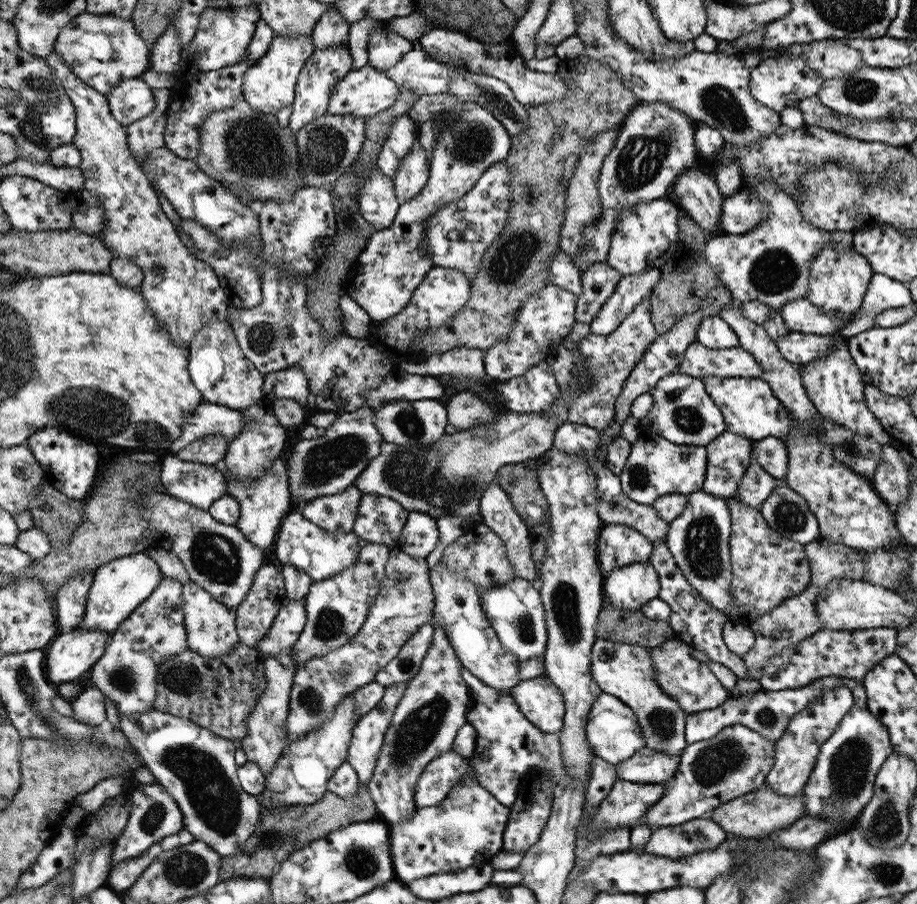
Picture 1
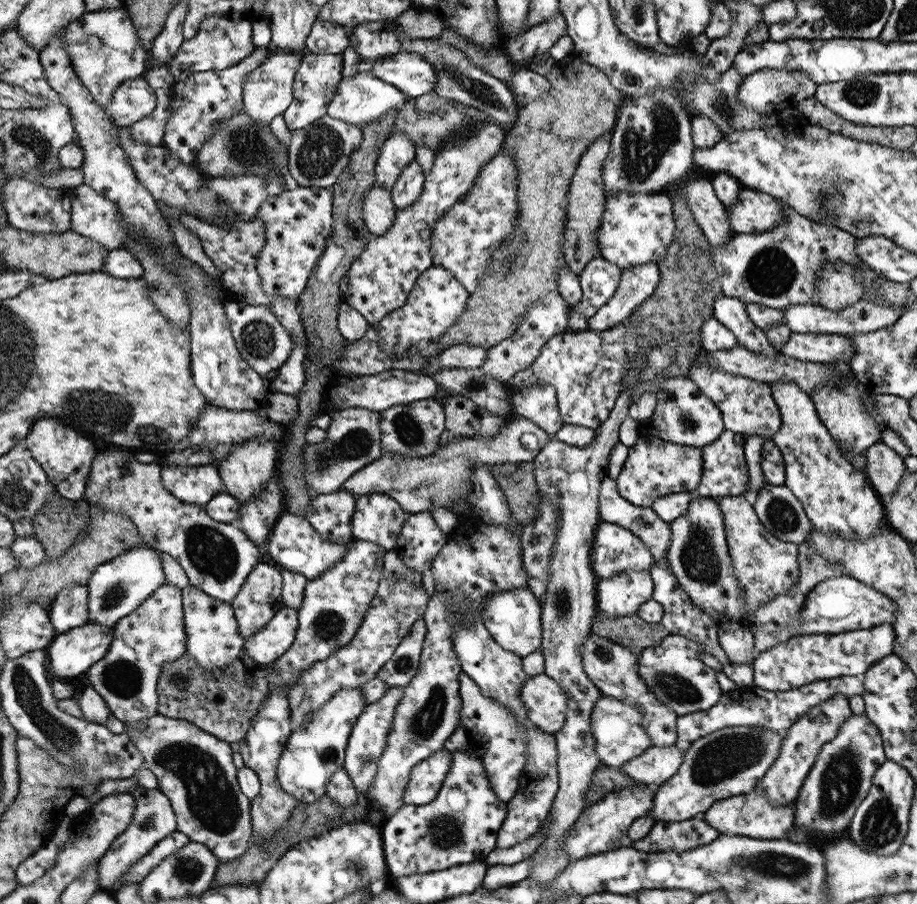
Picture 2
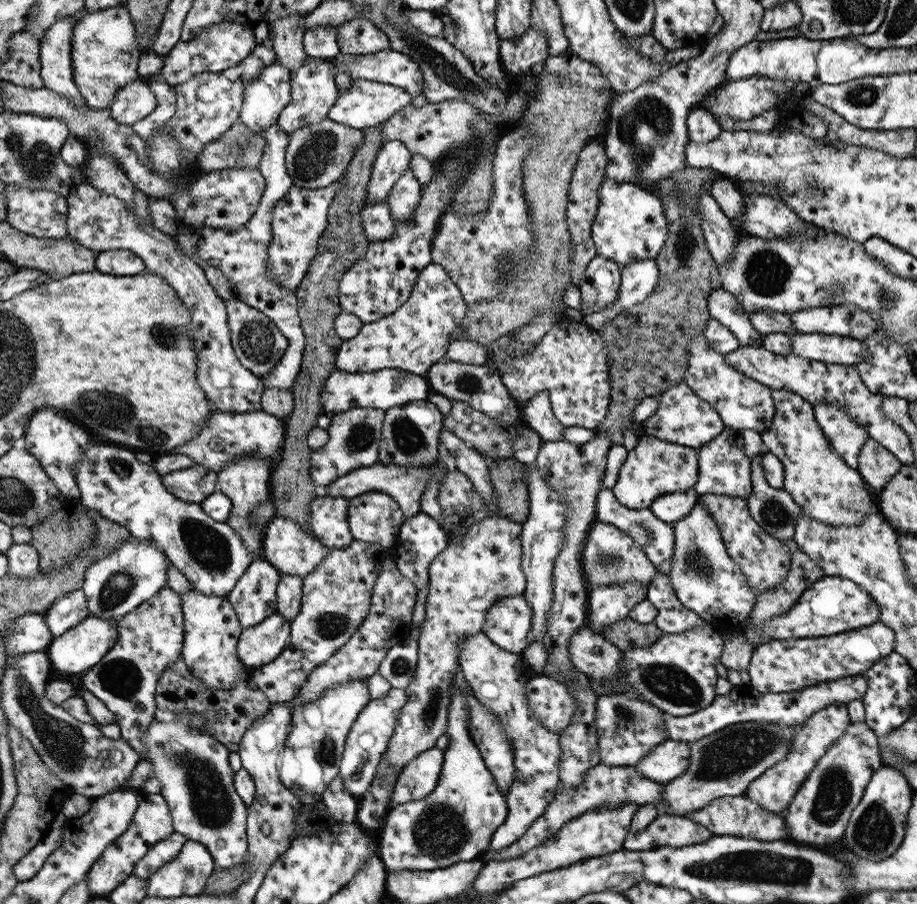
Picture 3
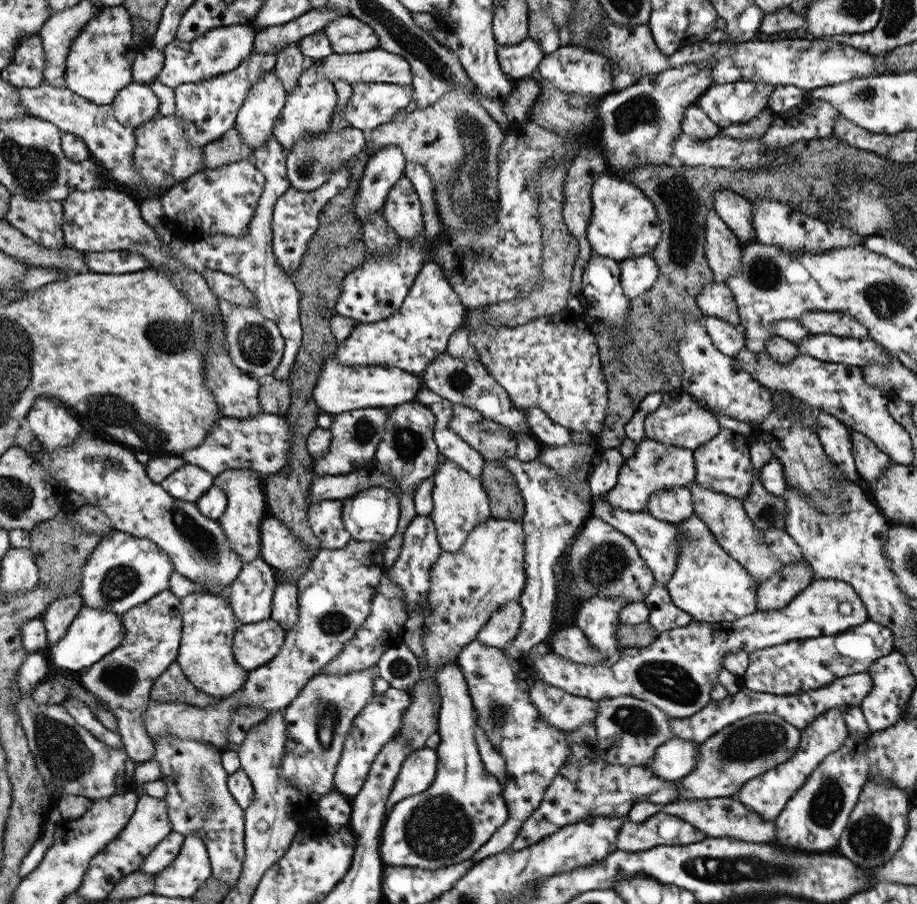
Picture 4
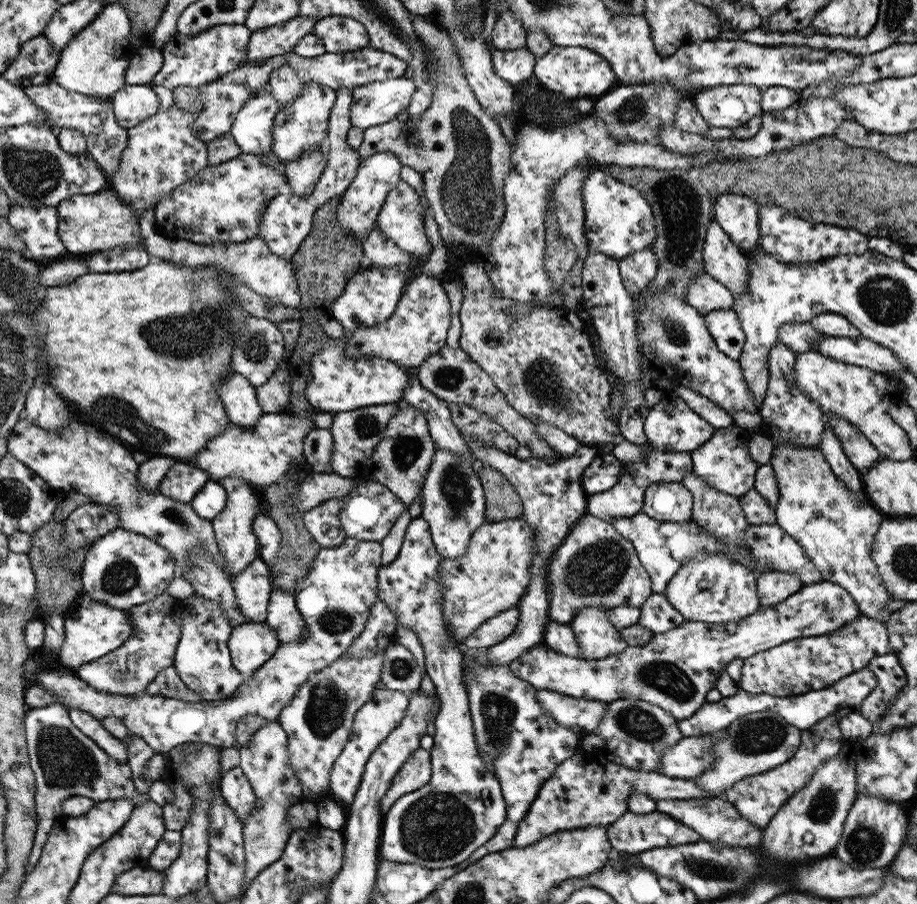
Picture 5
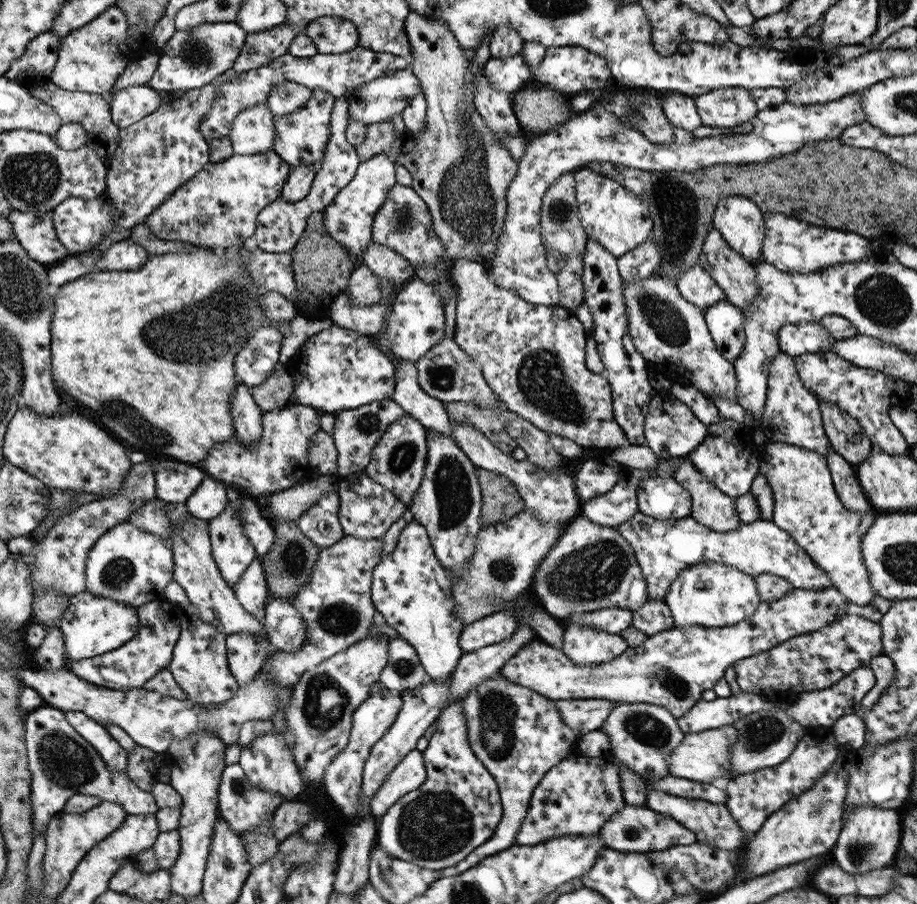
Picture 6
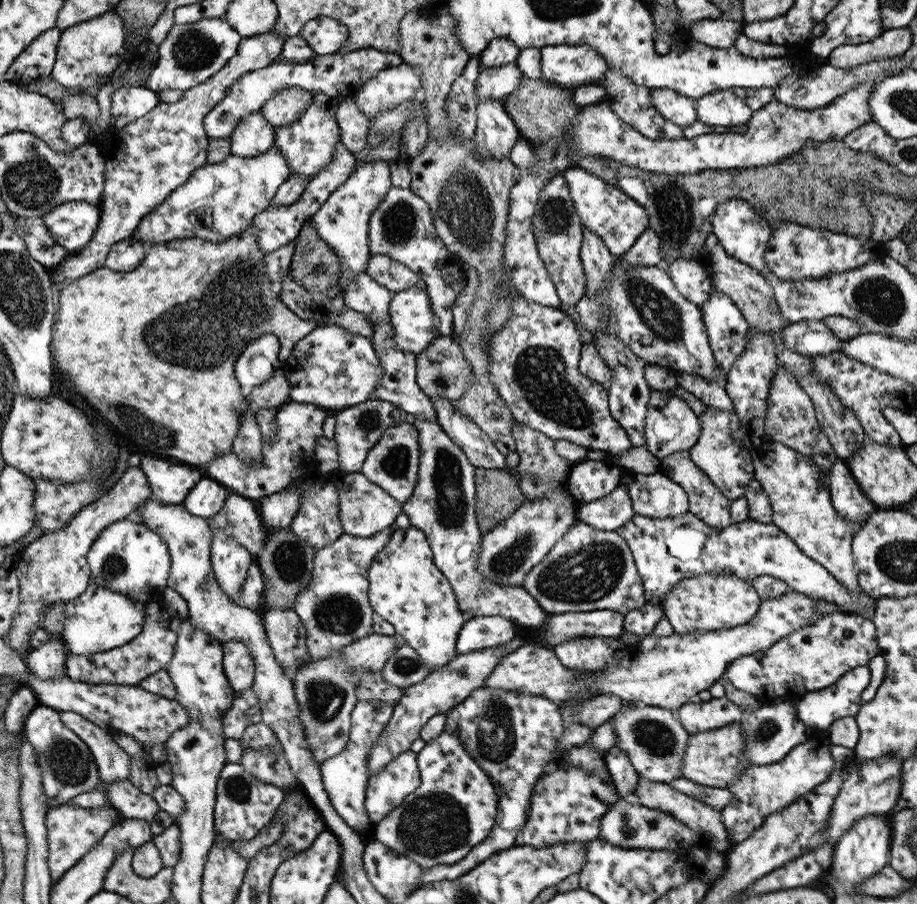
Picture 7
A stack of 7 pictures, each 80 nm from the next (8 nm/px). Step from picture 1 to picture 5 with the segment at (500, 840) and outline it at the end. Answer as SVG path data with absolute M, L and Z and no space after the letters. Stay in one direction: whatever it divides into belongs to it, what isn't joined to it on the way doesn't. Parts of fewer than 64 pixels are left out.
M420 516L409 522L401 552L397 554L394 562L389 565L382 564L382 570L378 569L377 572L378 586L382 586L382 590L377 592L377 598L394 612L394 617L398 619L397 624L416 632L418 642L424 649L426 672L432 679L440 700L435 718L434 744L429 750L432 754L432 780L421 789L402 797L389 813L384 815L379 857L390 862L423 866L430 870L460 865L470 858L477 849L494 837L497 829L506 822L507 812L499 780L485 765L476 746L467 687L463 682L463 647L453 643L450 626L444 614L445 586L439 577L442 560L443 557L433 542L429 523Z

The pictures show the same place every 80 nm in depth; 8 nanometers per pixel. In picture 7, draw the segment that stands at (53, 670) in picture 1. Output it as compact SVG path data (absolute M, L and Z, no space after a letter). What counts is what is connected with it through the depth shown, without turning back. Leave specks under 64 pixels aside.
M90 583L78 597L65 603L62 641L72 655L101 653L128 644L141 634L145 611L152 602L142 602L120 591Z

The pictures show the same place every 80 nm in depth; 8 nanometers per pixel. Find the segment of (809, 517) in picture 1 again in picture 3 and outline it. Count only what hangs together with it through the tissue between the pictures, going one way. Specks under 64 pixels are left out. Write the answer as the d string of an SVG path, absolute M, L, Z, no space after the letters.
M766 450L751 461L752 490L747 507L752 518L770 536L779 541L794 538L794 527L802 514L801 506L783 488L772 488L762 472L762 457Z

